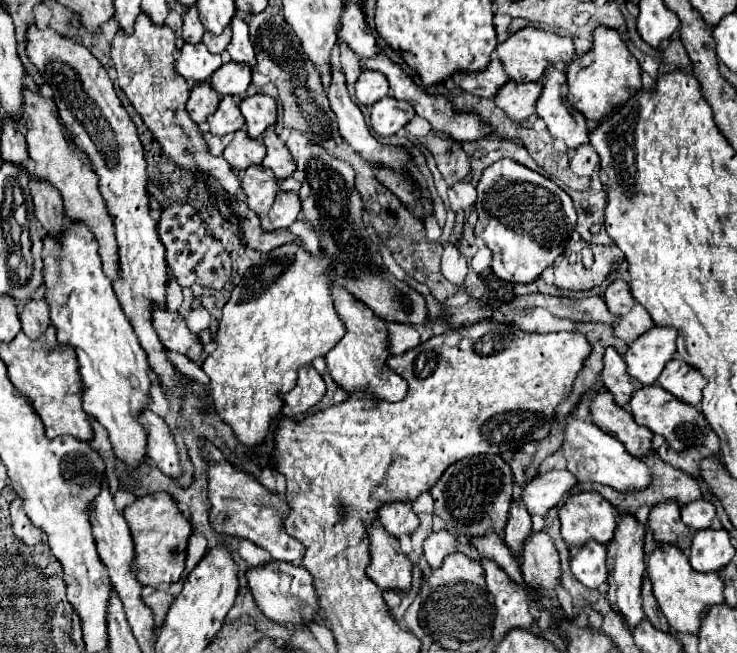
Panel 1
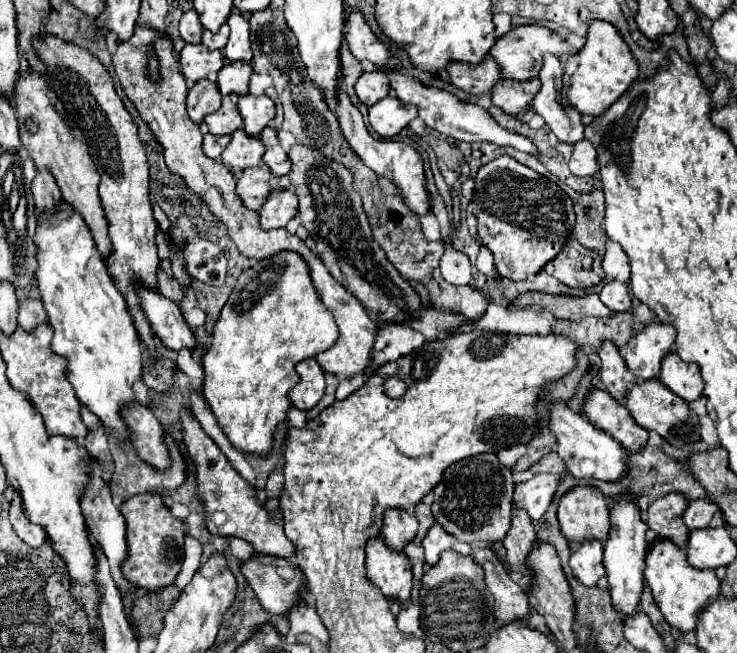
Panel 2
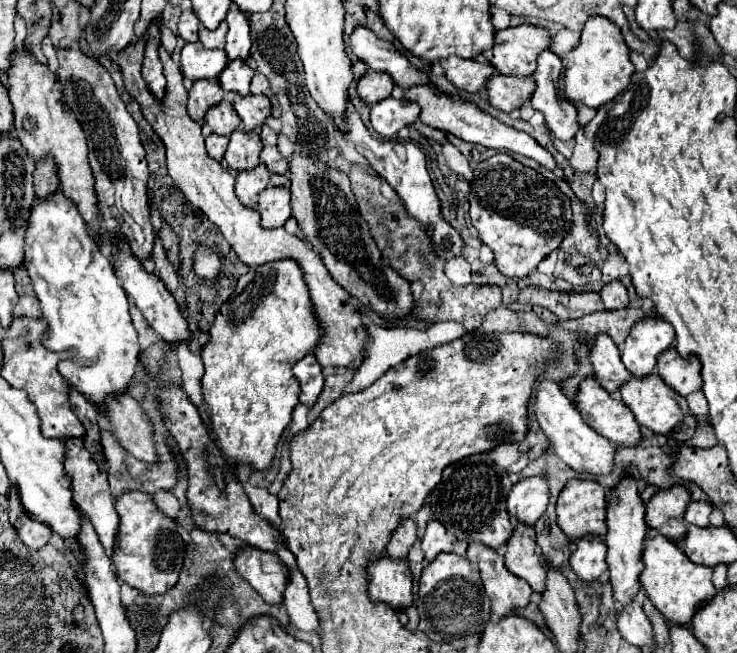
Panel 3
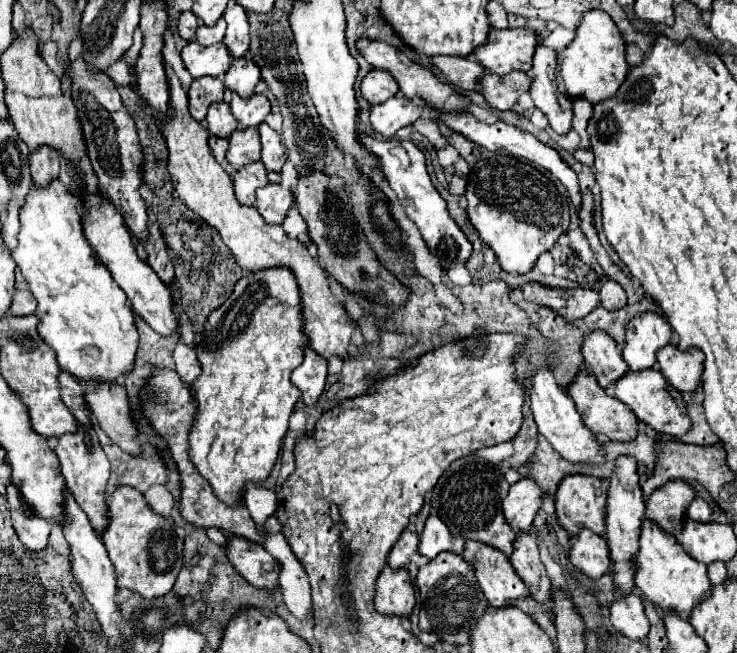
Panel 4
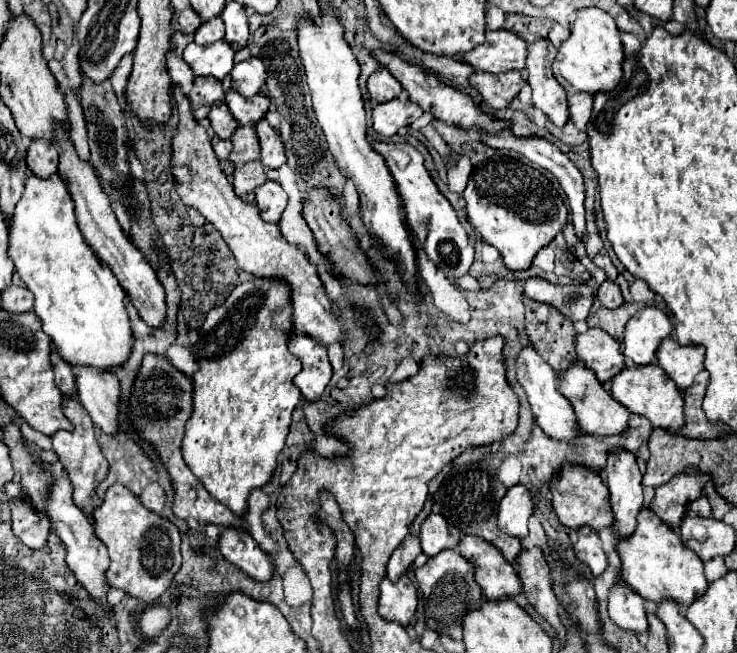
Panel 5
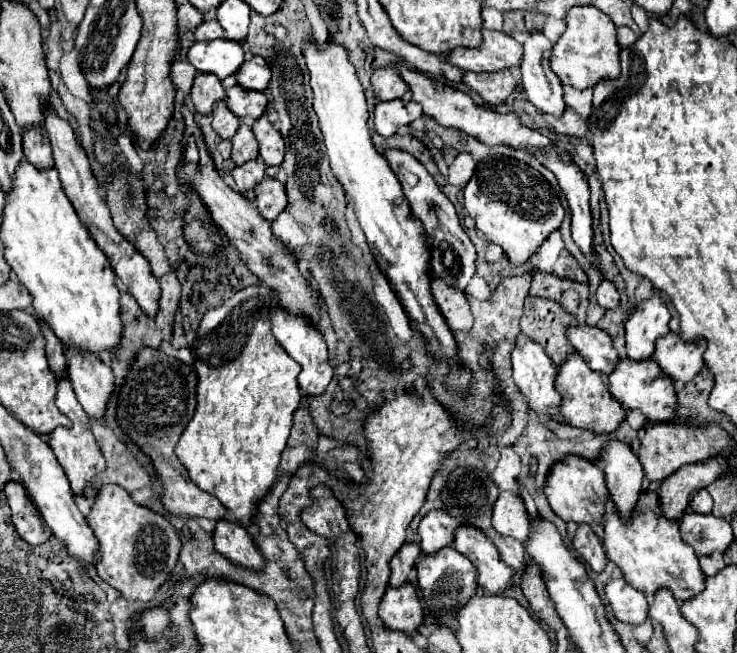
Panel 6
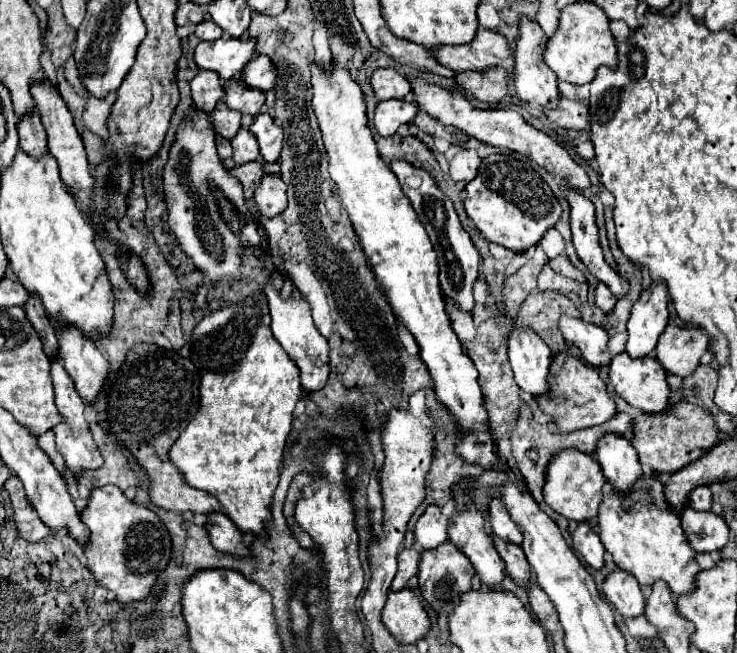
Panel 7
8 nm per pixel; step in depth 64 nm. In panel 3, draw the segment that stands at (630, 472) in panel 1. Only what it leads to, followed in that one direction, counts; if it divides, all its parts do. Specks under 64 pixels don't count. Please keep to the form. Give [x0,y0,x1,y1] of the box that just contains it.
[536,380,620,476]

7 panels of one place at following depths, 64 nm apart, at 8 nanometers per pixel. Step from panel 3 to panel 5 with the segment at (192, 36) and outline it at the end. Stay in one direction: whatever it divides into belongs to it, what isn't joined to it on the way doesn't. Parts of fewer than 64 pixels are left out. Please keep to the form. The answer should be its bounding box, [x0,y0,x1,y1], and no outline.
[178,8,202,34]

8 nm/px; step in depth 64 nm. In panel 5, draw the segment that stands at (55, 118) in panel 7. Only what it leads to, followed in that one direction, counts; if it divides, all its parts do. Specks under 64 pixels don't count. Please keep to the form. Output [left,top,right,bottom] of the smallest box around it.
[56,128,166,328]

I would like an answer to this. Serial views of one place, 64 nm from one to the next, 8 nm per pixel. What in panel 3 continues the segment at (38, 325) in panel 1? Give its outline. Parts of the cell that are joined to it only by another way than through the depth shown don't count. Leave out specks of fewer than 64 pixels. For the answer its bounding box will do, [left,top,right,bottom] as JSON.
[14,296,40,318]

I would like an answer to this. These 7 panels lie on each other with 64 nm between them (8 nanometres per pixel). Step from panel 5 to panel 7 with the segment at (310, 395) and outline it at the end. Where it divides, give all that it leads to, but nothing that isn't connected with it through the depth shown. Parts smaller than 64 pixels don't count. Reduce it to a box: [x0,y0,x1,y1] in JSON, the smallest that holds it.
[262,272,330,392]

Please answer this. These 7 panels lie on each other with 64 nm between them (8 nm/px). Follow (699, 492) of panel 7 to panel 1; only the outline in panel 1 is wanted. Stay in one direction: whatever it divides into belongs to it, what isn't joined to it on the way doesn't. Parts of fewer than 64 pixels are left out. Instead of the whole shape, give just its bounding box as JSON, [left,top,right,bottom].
[682,500,714,530]

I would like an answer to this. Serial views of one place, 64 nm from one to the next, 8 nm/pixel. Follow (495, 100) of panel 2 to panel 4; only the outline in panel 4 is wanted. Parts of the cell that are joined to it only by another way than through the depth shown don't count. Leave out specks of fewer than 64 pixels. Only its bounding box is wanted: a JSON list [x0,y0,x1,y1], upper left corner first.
[480,72,532,110]

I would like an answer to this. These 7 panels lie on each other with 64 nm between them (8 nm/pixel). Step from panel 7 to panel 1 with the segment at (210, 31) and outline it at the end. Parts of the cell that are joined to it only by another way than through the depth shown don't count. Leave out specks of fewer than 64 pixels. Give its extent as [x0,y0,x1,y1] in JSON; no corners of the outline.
[202,28,232,54]

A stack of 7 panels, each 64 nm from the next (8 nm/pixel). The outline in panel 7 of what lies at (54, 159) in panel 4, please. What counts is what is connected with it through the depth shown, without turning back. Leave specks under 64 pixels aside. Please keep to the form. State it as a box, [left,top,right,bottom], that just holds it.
[18,114,48,158]

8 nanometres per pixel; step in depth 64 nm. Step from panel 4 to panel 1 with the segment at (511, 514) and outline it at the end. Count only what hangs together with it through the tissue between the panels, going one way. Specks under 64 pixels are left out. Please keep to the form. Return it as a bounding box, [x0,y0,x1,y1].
[522,470,578,516]

